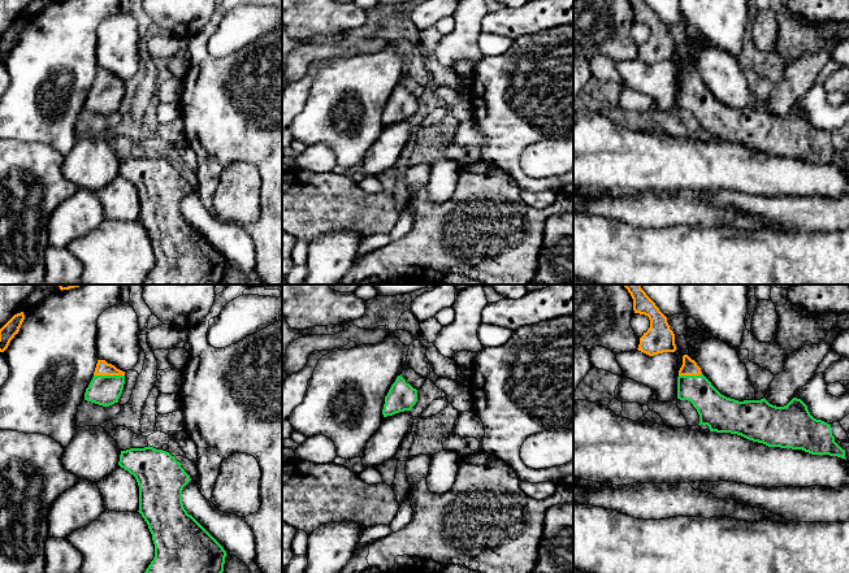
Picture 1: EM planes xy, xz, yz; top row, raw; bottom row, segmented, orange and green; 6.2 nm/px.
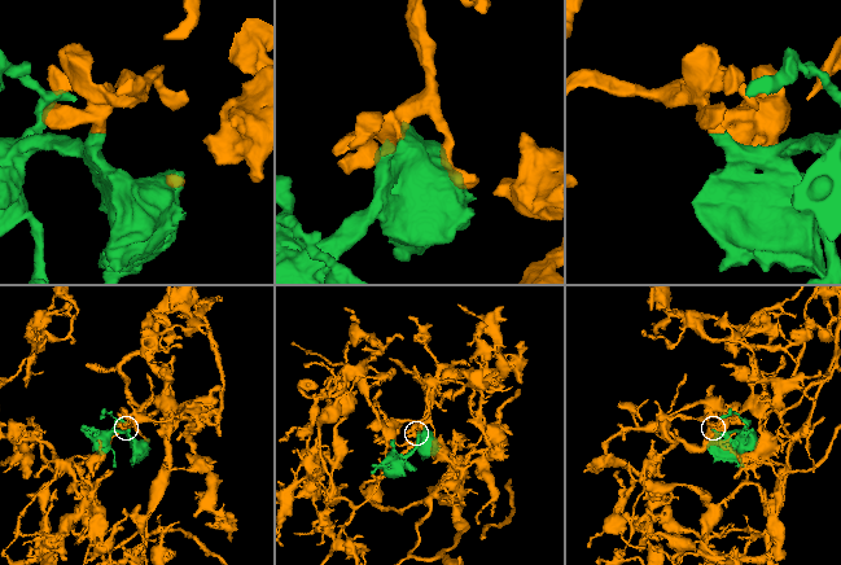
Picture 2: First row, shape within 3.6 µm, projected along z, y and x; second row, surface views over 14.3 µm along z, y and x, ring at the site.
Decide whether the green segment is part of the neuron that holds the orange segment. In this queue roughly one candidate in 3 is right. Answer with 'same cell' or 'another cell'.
same cell

